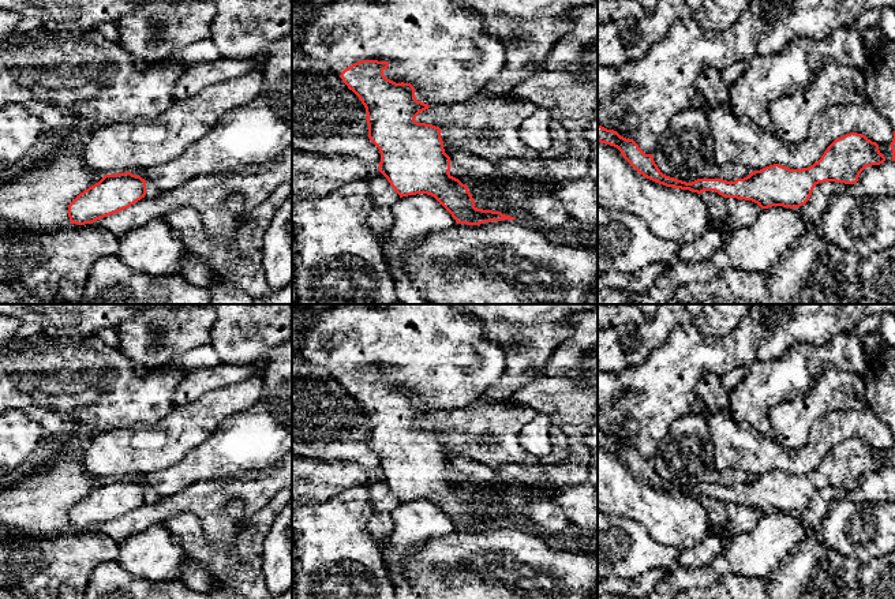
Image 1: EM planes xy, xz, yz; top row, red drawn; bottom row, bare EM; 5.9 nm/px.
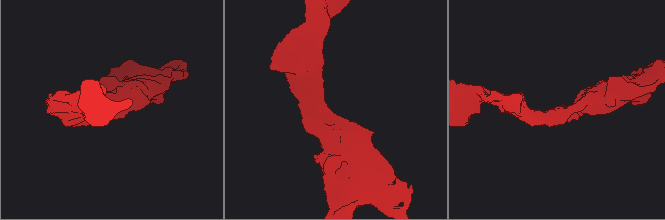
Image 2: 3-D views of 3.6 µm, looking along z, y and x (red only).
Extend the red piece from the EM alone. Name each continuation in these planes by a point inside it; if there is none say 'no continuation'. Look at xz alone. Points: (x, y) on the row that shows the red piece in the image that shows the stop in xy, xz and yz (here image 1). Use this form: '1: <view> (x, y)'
no continuation

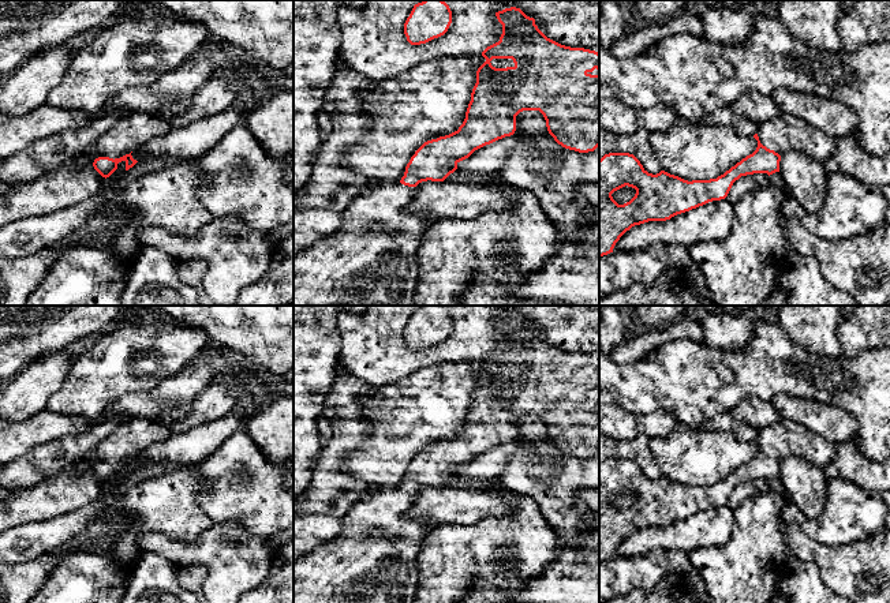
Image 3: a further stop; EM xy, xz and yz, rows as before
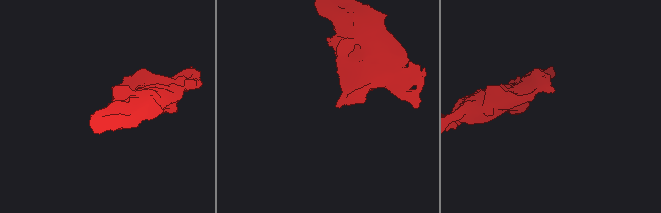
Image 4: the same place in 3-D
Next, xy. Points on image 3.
1: xy (134, 128)

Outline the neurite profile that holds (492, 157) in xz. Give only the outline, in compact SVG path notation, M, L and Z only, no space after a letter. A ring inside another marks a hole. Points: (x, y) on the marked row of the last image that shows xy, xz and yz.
M519 134L505 136L475 150L468 158L457 162L457 169L468 173L491 173L500 171L508 156L520 143Z

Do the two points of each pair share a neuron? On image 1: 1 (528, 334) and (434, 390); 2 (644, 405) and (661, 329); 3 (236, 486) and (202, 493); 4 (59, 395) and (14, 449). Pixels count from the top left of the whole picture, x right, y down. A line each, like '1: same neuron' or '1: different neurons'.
1: different neurons
2: different neurons
3: same neuron
4: different neurons

